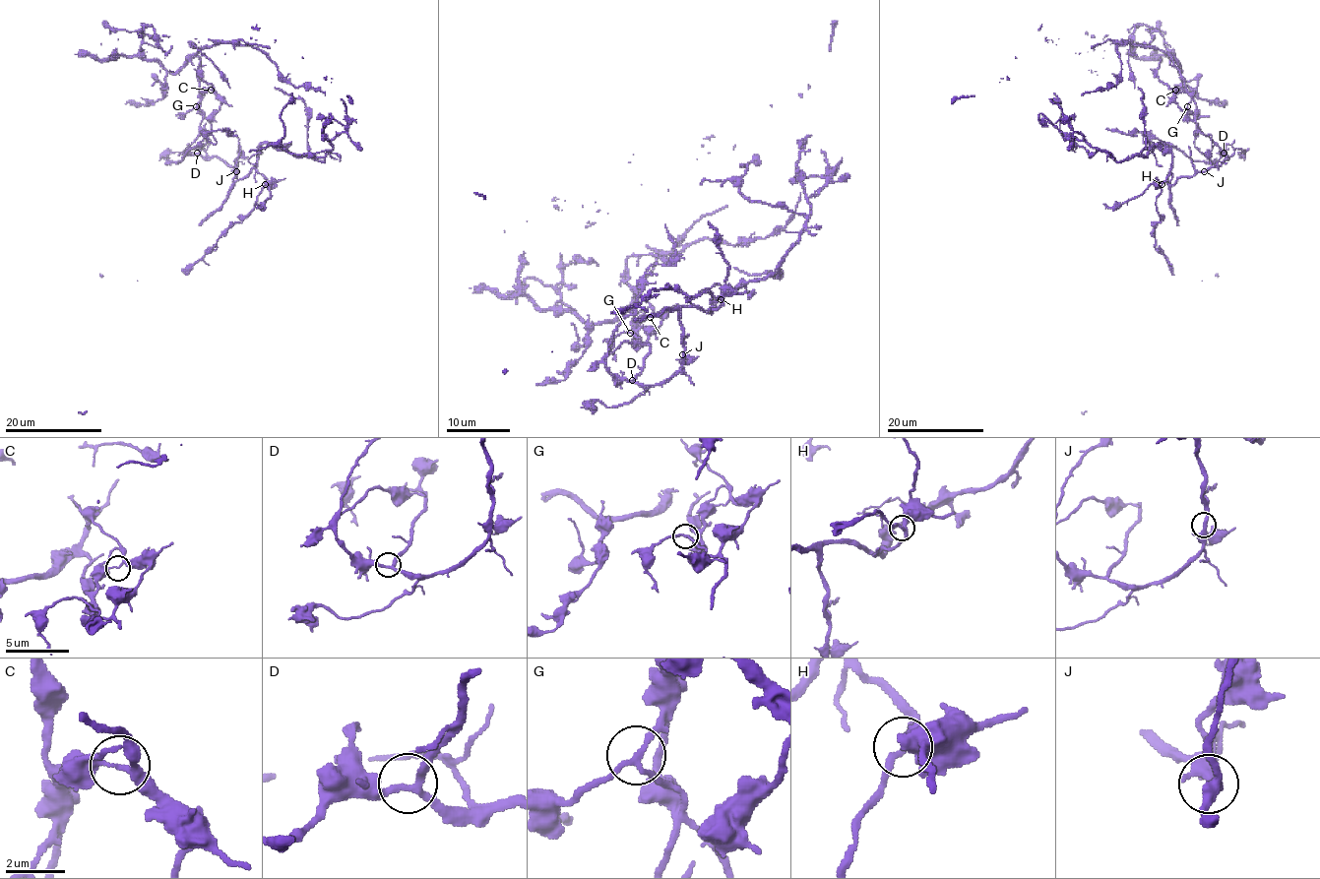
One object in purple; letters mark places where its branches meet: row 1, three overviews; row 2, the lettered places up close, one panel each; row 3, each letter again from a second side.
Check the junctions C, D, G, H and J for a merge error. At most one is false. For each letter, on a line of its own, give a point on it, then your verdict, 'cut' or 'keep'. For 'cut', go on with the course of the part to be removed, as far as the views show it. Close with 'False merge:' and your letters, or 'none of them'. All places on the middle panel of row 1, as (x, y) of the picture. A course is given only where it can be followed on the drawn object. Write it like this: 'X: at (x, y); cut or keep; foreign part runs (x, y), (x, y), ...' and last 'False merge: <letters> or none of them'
C: at (650, 317); cut; foreign part runs (649, 317), (645, 318), (638, 331), (635, 345), (622, 342), (606, 354), (485, 199), (474, 192)
D: at (632, 380); keep
G: at (630, 333); keep
H: at (721, 299); keep
J: at (682, 354); keep
False merge: C

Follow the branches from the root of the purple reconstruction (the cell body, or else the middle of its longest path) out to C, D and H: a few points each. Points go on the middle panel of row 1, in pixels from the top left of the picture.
C: (684, 354), (681, 367), (663, 382), (648, 387), (635, 382), (649, 351), (648, 339), (663, 315), (649, 317)
D: (684, 354), (681, 367), (660, 383), (638, 385), (632, 380)
H: (684, 354), (679, 310), (682, 307), (715, 310), (722, 304), (721, 299)

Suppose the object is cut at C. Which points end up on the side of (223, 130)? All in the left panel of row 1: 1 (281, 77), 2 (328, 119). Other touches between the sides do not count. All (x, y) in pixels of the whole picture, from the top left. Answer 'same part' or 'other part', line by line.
1: other part
2: same part

